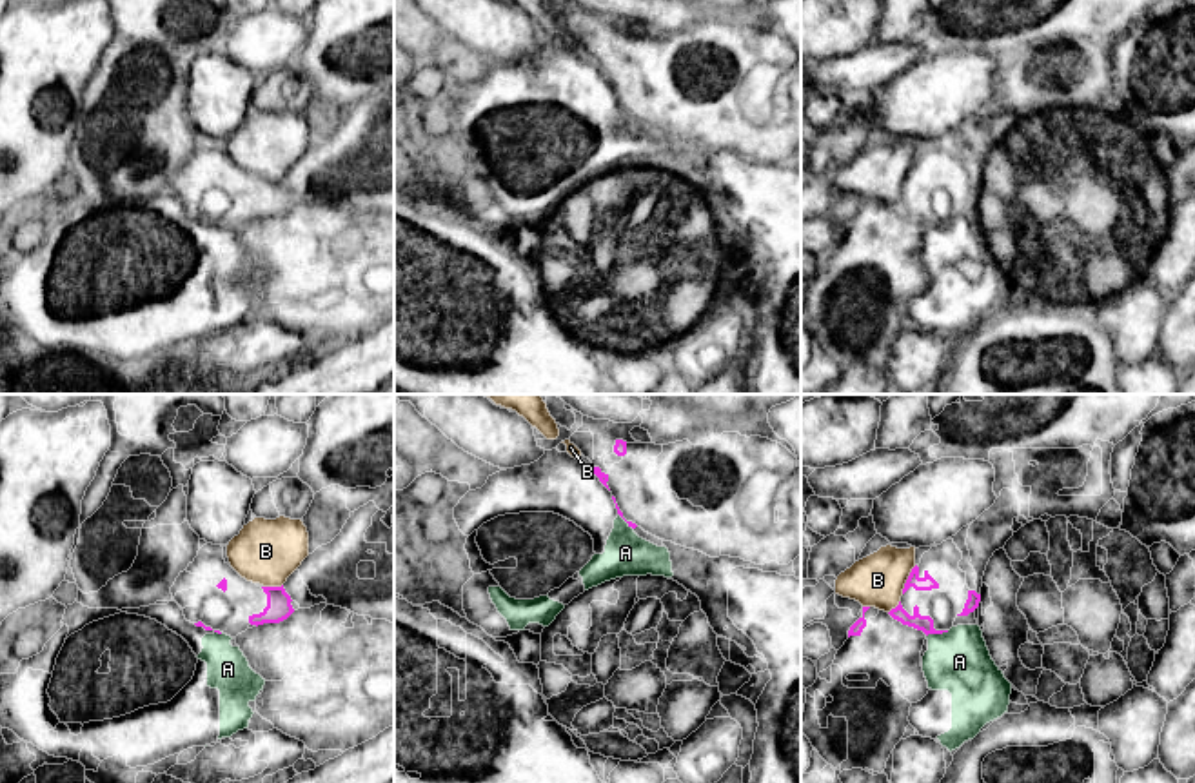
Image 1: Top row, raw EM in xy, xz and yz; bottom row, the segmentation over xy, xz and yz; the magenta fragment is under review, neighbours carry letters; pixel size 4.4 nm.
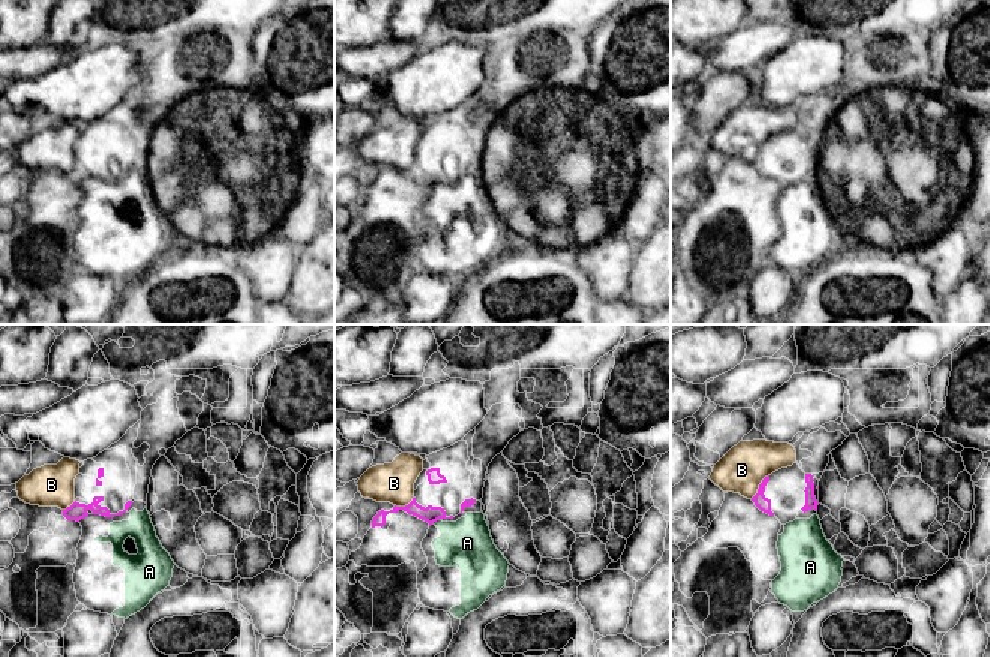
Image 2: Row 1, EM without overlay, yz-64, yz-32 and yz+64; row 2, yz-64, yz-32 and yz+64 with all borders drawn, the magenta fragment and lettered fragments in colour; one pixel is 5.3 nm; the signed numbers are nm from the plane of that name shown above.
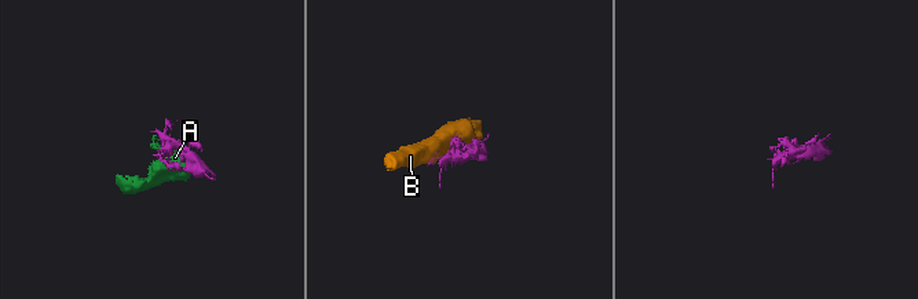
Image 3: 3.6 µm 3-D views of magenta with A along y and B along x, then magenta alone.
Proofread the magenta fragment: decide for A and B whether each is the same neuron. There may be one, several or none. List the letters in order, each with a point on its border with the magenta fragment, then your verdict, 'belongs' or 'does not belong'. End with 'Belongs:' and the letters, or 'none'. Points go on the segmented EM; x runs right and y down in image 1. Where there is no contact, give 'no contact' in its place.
A: meets magenta in yz at (938, 633); does not belong
B: meets magenta in yz at (907, 580); does not belong
Belongs: none

